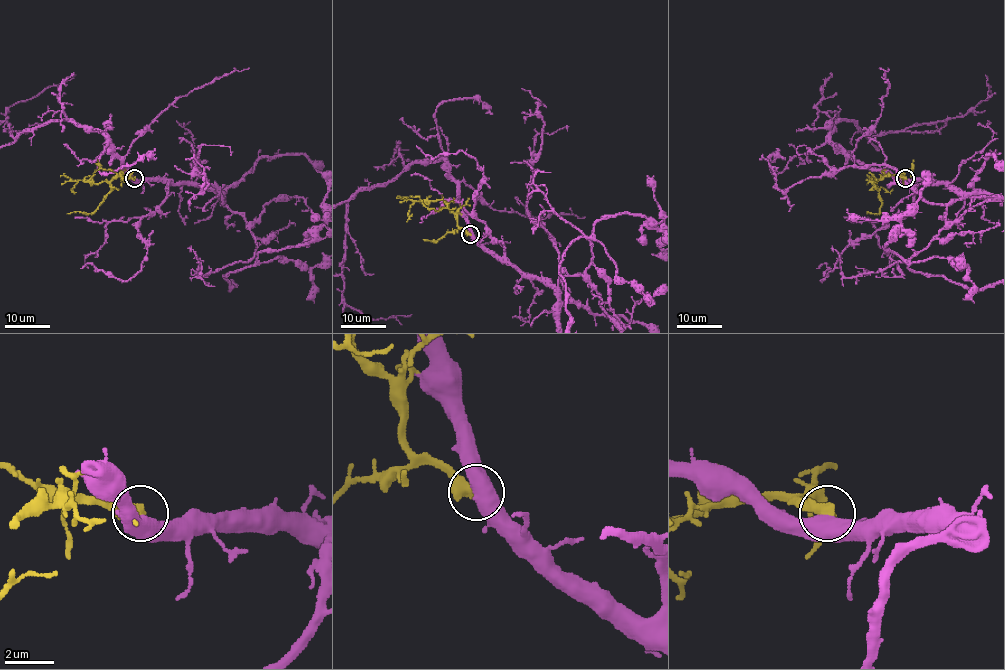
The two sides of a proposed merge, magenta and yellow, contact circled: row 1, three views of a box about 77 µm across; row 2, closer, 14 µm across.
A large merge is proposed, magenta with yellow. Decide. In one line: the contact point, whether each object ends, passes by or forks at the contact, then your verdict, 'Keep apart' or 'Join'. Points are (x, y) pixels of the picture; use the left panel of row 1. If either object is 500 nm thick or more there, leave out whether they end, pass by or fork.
Place: (134, 178). Keep apart

